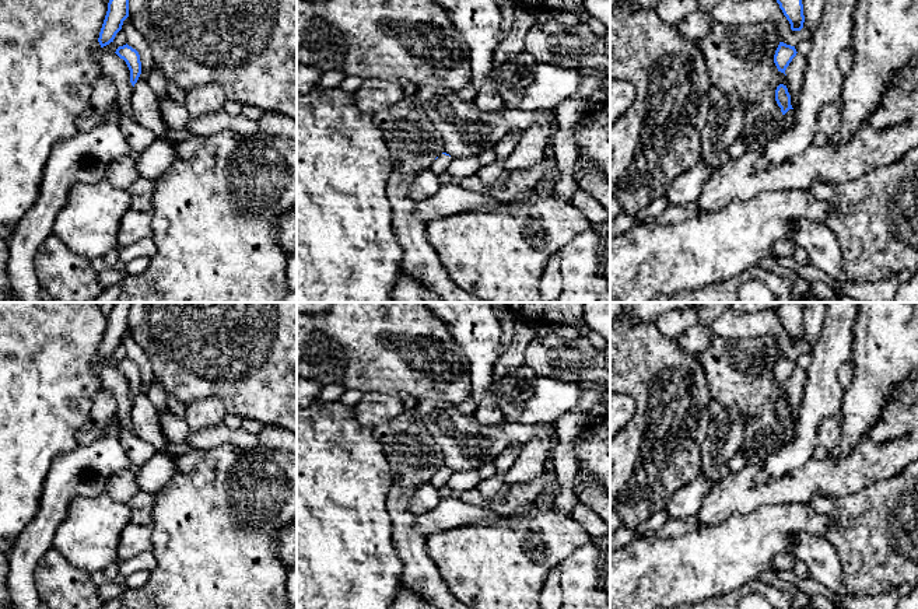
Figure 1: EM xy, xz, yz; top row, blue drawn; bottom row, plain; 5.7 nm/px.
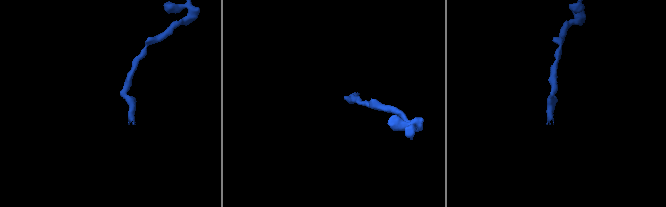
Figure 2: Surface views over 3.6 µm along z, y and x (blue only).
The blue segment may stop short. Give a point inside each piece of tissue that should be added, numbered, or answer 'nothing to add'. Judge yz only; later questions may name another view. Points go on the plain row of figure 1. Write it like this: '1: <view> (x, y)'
1: yz (788, 430)

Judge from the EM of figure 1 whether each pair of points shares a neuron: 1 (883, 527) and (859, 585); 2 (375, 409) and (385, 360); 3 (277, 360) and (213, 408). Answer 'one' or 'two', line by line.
1: one
2: two
3: two

